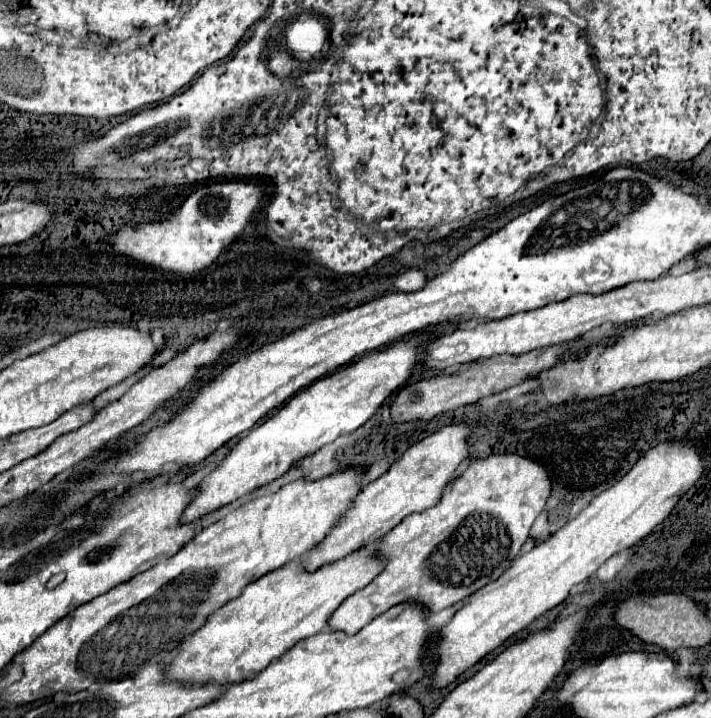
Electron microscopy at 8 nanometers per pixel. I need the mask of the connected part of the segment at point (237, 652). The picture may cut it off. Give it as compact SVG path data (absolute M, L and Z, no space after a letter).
M360 547L340 561L318 567L314 573L308 573L302 559L266 573L250 583L240 597L228 601L218 613L212 613L210 621L182 643L180 653L166 669L170 671L170 679L238 683L248 679L248 673L260 673L272 659L282 657L298 641L320 633L340 603L382 573L384 565L384 557L374 547Z

